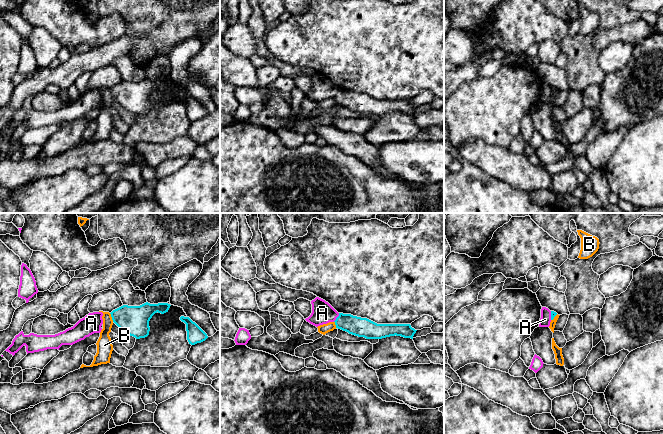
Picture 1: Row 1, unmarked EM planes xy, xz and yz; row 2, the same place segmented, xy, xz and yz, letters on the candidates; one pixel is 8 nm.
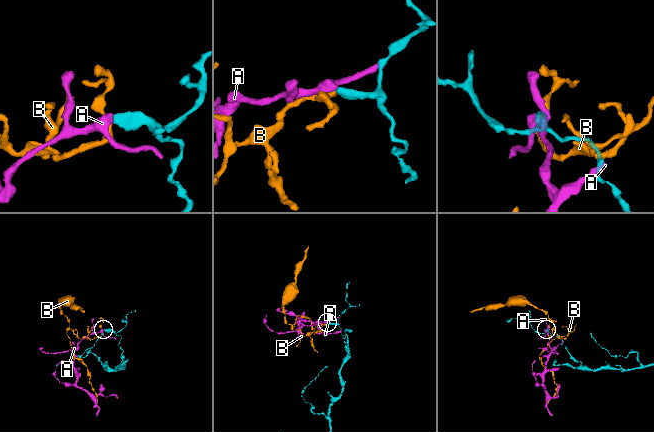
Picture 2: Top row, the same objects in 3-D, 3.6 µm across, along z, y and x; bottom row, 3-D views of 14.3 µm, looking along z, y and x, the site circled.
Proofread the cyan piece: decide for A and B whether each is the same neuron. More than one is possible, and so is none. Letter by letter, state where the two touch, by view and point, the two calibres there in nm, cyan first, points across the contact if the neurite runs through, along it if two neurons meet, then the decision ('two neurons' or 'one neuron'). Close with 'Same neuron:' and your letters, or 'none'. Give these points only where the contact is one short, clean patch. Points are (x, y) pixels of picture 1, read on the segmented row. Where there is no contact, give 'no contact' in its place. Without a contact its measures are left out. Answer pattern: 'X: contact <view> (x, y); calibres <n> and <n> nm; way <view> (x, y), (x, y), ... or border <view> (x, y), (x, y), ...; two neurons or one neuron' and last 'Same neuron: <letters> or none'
A: contact xz (337, 317); calibres 160 and 180 nm; way xz (362, 327), (344, 322), (337, 317), (322, 313); one neuron
B: contact xy (111, 316); calibres 240 and 130 nm; border xy (109, 313), (113, 321); two neurons
Same neuron: A

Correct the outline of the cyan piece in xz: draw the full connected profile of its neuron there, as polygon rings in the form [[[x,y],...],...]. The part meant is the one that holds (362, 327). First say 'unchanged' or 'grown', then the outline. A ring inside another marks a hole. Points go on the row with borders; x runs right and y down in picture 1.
grown | [[[319,297],[312,300],[311,304],[312,313],[305,320],[316,327],[334,322],[336,328],[366,339],[382,339],[395,335],[413,339],[417,331],[410,324],[377,324],[367,318],[338,313]]]

